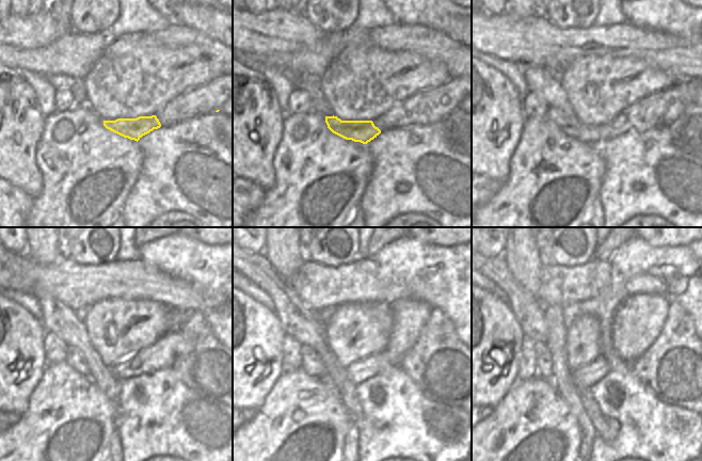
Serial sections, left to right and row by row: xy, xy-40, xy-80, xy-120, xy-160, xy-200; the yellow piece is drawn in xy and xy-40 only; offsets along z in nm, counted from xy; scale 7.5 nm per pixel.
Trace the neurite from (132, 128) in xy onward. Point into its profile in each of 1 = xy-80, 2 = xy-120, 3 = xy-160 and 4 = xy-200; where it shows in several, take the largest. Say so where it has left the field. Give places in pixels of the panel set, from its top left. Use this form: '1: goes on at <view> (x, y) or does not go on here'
1: goes on at xy-80 (572, 127)
2: goes on at xy-120 (74, 358)
3: goes on at xy-160 (312, 364)
4: goes on at xy-200 (543, 355)

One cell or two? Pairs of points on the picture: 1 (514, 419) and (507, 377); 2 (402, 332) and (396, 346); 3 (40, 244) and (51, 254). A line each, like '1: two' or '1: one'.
1: two
2: one
3: one

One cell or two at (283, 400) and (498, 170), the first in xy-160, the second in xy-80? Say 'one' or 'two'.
two

